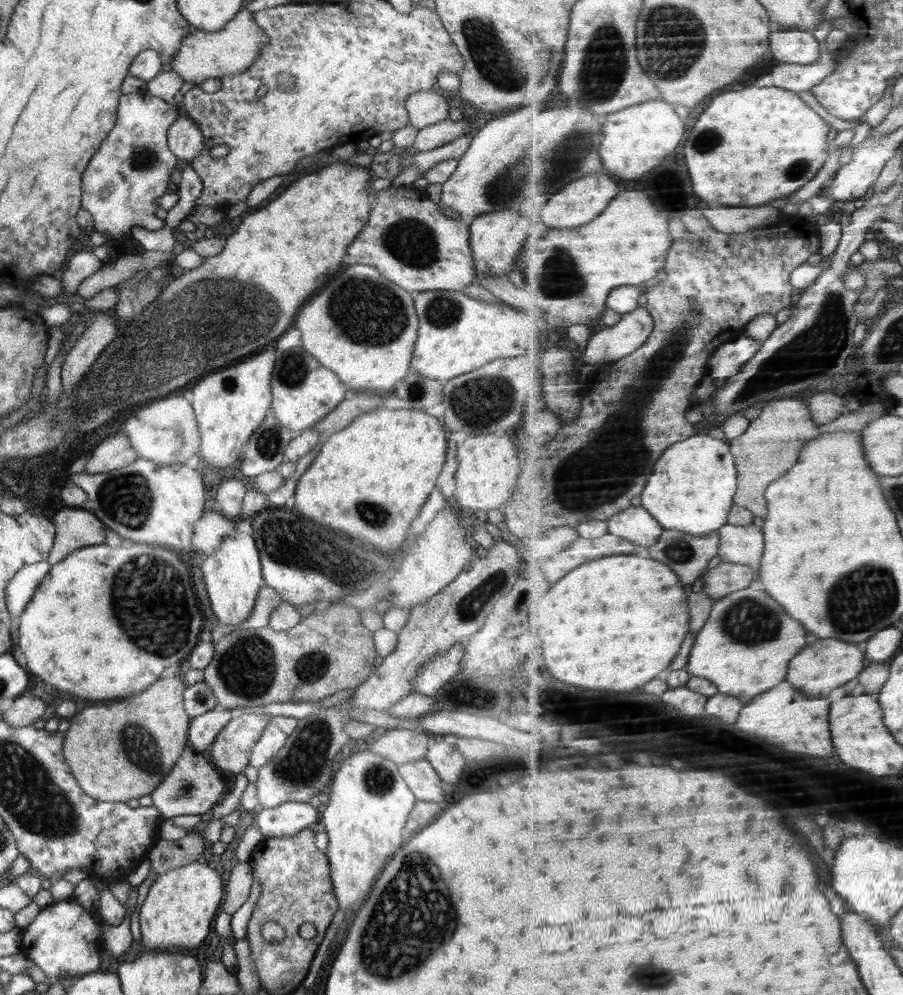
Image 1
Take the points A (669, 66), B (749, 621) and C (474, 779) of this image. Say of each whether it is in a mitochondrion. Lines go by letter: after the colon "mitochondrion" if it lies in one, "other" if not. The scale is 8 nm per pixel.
A: mitochondrion
B: mitochondrion
C: other

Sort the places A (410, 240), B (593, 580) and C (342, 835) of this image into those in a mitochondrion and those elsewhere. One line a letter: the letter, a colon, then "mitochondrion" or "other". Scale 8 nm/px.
A: mitochondrion
B: other
C: other

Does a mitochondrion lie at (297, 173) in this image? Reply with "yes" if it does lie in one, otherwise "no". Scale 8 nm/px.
no

